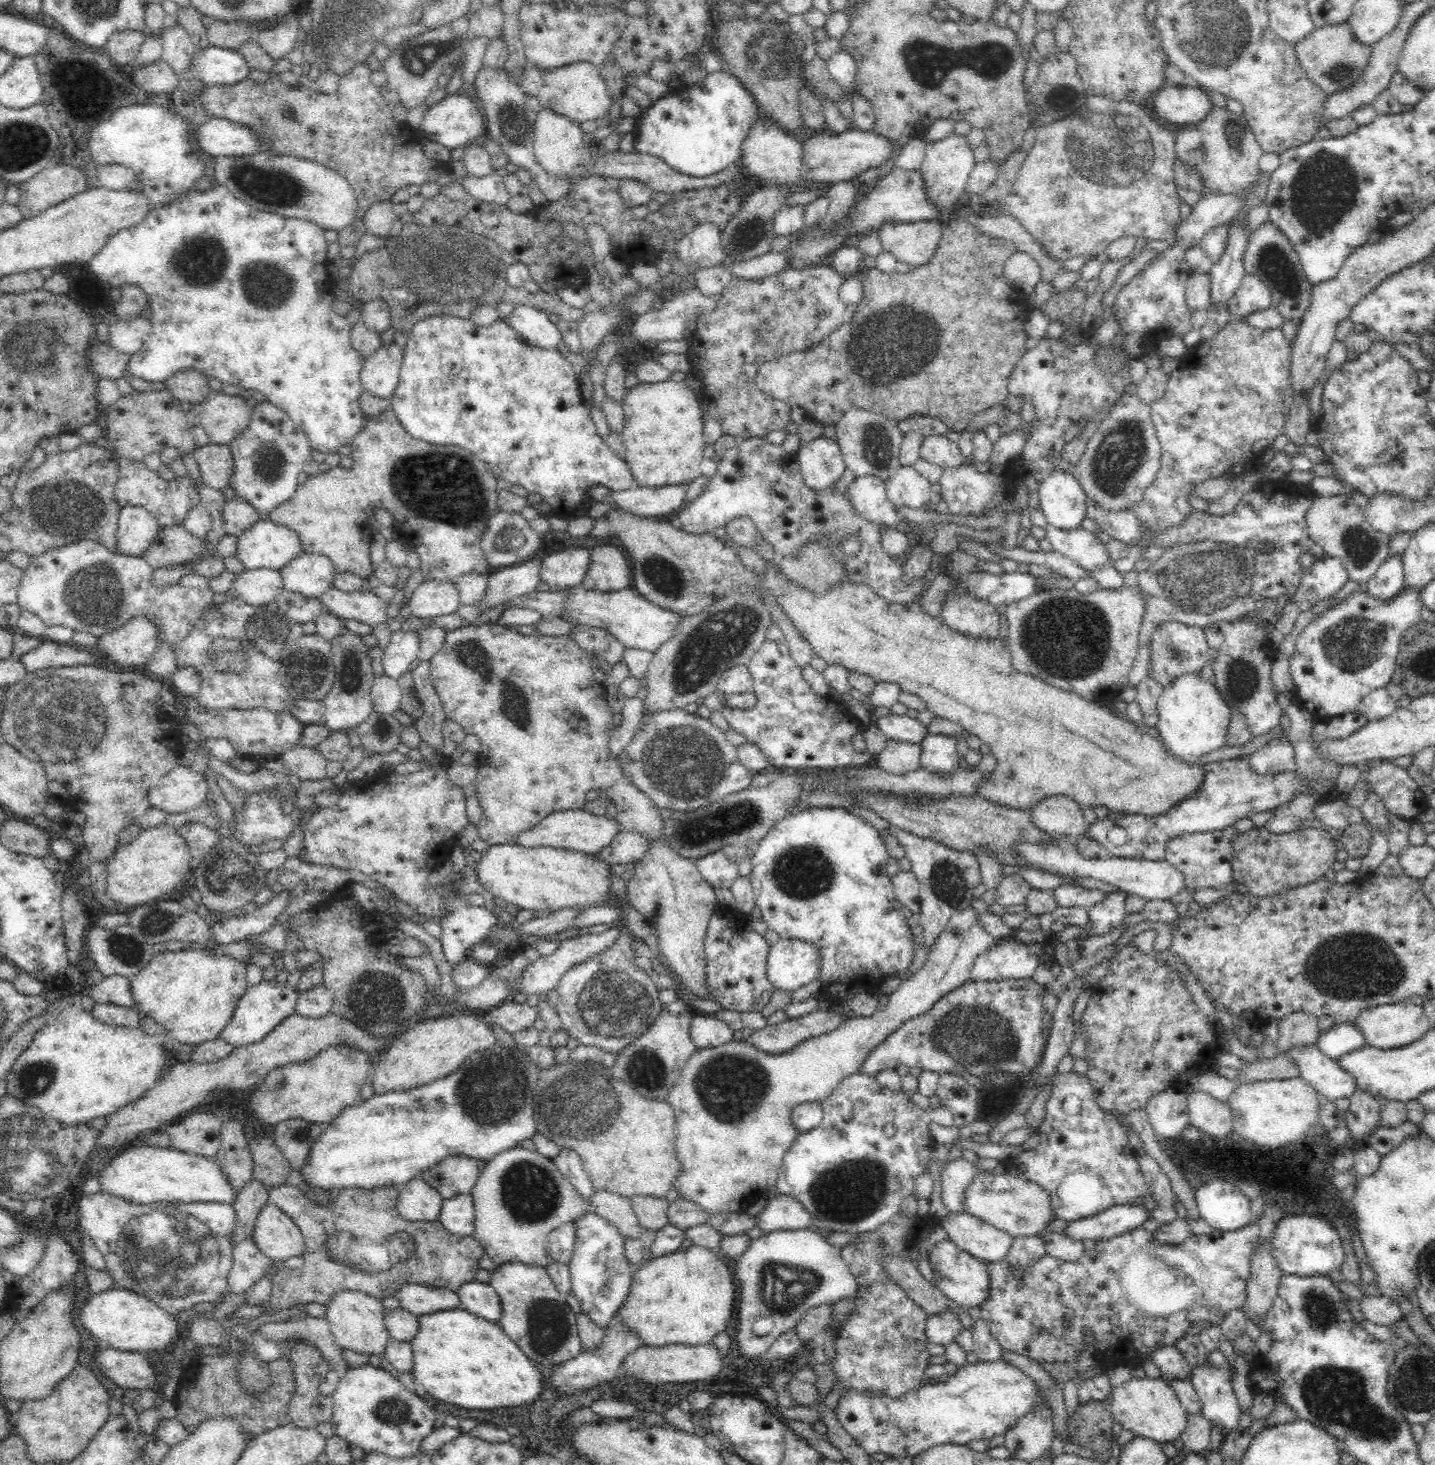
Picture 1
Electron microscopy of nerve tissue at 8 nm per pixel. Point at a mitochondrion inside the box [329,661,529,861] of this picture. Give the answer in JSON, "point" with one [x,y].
{"point":[382,728]}

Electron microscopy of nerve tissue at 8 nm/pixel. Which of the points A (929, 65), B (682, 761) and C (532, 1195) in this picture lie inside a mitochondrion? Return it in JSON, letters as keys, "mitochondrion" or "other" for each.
{"A":"mitochondrion","B":"mitochondrion","C":"mitochondrion"}

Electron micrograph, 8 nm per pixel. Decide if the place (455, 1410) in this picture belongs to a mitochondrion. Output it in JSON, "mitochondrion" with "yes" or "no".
{"mitochondrion":"no"}

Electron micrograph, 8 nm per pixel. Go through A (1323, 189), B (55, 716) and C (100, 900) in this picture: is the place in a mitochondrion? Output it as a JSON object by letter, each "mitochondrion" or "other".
{"A":"mitochondrion","B":"mitochondrion","C":"other"}

